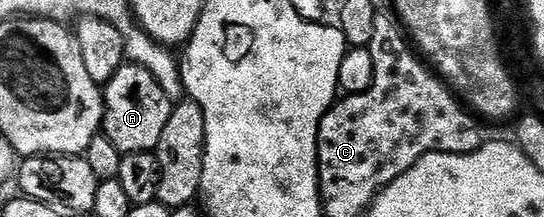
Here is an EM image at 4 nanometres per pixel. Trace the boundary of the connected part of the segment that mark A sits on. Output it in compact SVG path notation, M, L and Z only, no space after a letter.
M126 62L104 87L104 114L102 132L110 139L112 146L122 153L154 152L160 142L160 133L168 123L171 97L152 78L148 70L139 64Z

